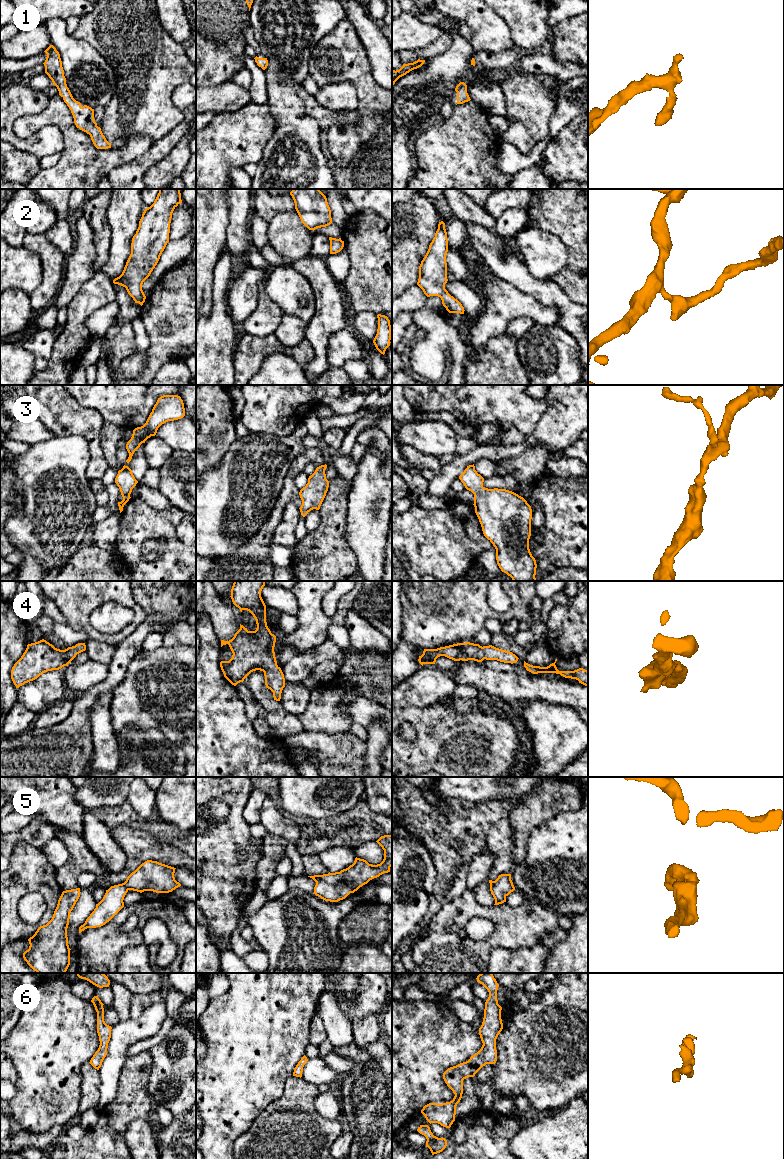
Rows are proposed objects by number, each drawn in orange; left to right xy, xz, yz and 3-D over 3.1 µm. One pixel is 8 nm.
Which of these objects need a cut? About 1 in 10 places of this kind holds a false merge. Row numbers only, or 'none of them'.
none of them

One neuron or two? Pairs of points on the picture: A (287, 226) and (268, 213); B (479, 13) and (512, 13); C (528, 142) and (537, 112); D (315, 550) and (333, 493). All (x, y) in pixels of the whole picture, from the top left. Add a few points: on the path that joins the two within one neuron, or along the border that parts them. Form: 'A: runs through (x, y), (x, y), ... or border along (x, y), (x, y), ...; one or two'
A: border along (294, 208), (276, 214), (268, 222); two
B: border along (493, 10), (506, 22), (510, 32); two
C: border along (511, 121), (519, 121), (536, 142); two
D: runs through (329, 536), (333, 524), (333, 507); one

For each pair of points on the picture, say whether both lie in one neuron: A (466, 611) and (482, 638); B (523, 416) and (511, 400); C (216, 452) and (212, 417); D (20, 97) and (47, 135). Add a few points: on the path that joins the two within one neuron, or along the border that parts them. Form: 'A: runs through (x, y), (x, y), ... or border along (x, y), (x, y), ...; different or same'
A: border along (484, 626), (473, 638); different
B: runs through (520, 412), (512, 404); same
C: runs through (208, 443), (208, 426); same
D: runs through (10, 115), (10, 134), (19, 143), (29, 143); same

